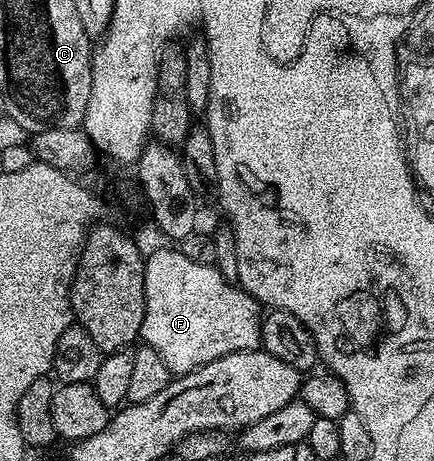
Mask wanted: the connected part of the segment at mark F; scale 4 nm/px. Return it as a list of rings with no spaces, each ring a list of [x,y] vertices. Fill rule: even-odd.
[[[177,248],[158,249],[145,263],[146,306],[140,337],[168,363],[171,374],[190,373],[224,355],[261,346],[263,314],[258,302],[235,282],[226,281],[217,267],[192,263]]]

